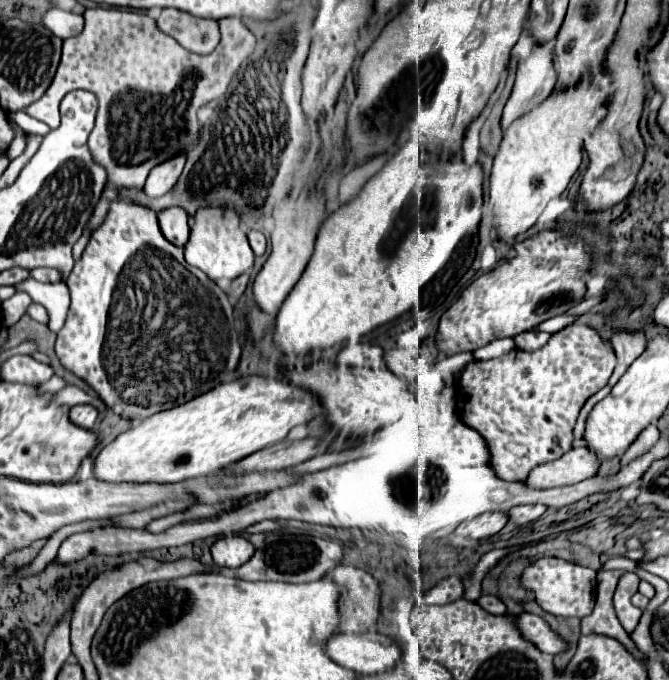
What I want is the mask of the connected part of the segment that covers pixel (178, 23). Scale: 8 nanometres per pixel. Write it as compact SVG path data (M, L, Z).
M164 8L156 24L162 32L170 34L186 50L196 52L196 54L210 54L220 40L216 20L196 18L184 10Z

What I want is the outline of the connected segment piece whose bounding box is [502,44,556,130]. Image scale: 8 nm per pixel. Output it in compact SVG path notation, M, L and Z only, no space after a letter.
M534 44L528 58L518 62L516 82L502 114L502 130L516 118L538 106L550 96L556 84L556 64L552 44Z

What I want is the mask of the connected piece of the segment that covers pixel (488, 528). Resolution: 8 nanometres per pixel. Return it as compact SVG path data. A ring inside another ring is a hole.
M488 512L488 514L480 514L464 524L460 524L456 528L454 534L464 536L464 538L472 538L472 540L480 540L480 538L488 538L498 534L508 522L508 514L506 512Z

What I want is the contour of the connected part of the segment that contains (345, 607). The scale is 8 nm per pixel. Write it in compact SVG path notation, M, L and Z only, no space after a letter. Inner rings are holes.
M338 566L328 572L332 580L344 584L344 604L340 604L340 630L362 632L378 620L378 582L364 570L352 566Z

